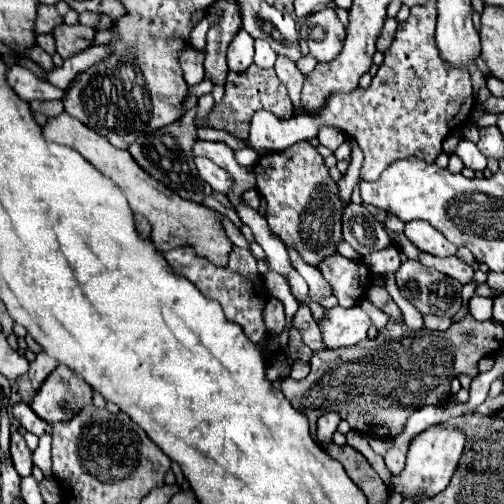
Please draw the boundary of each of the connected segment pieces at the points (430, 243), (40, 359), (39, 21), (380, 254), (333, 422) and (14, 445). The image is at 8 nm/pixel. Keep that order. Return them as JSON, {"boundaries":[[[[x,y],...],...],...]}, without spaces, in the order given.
{"boundaries":[[[[408,222],[404,228],[404,234],[422,252],[428,252],[434,256],[454,256],[456,254],[456,246],[448,242],[428,222]]],[[[40,352],[38,356],[36,356],[36,360],[34,362],[30,362],[30,370],[28,370],[28,376],[30,376],[30,380],[32,380],[32,386],[34,386],[34,390],[38,390],[40,388],[40,384],[42,384],[42,380],[54,370],[58,366],[58,362],[54,360],[54,358],[50,358],[46,352]]],[[[38,4],[38,14],[36,14],[36,22],[34,22],[34,30],[46,32],[50,34],[54,30],[54,26],[58,26],[62,22],[62,16],[56,12],[54,6],[46,6],[46,4]]],[[[396,246],[372,252],[364,258],[364,264],[370,268],[372,274],[386,274],[396,272],[400,268],[400,250]]],[[[328,412],[328,414],[318,418],[318,440],[320,440],[320,444],[328,444],[332,440],[332,434],[336,432],[340,420],[342,418],[336,412]]],[[[18,432],[12,434],[10,454],[12,454],[12,462],[14,462],[16,472],[18,472],[22,478],[24,478],[24,476],[30,476],[30,470],[32,470],[32,450],[26,446],[24,438],[22,438]]]]}

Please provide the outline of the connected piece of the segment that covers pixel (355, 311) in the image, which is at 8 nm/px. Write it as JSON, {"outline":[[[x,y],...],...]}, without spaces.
{"outline":[[[336,306],[328,310],[328,316],[320,324],[326,348],[340,348],[340,346],[354,346],[366,340],[372,320],[362,306],[354,308]]]}

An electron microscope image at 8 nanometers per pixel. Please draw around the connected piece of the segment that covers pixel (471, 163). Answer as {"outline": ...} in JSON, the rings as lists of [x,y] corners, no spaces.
{"outline":[[[462,140],[456,148],[456,154],[462,158],[464,166],[470,170],[486,170],[486,158],[484,154],[476,148],[476,144],[472,144],[470,140]]]}

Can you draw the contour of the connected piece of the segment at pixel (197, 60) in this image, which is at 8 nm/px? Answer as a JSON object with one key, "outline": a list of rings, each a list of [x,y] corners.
{"outline":[[[184,50],[180,54],[180,65],[188,86],[194,86],[204,80],[204,58],[205,52],[194,52],[194,50]]]}

